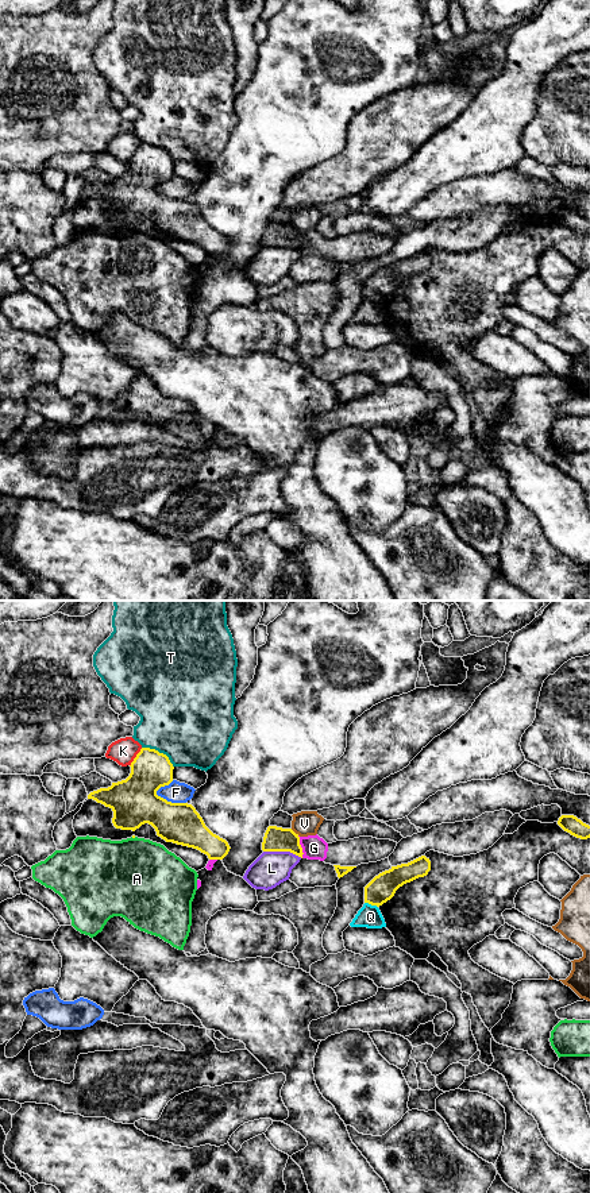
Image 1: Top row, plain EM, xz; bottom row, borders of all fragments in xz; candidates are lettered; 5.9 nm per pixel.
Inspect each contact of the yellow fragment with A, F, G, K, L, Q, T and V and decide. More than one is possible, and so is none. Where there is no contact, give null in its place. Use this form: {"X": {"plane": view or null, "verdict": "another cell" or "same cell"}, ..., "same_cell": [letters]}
{"A": {"plane": null, "verdict": "another cell"}, "F": {"plane": "xz", "verdict": "another cell"}, "G": {"plane": "xz", "verdict": "another cell"}, "K": {"plane": "xz", "verdict": "another cell"}, "L": {"plane": "xz", "verdict": "another cell"}, "Q": {"plane": "xz", "verdict": "another cell"}, "T": {"plane": "xz", "verdict": "another cell"}, "V": {"plane": "xz", "verdict": "another cell"}, "same_cell": []}

